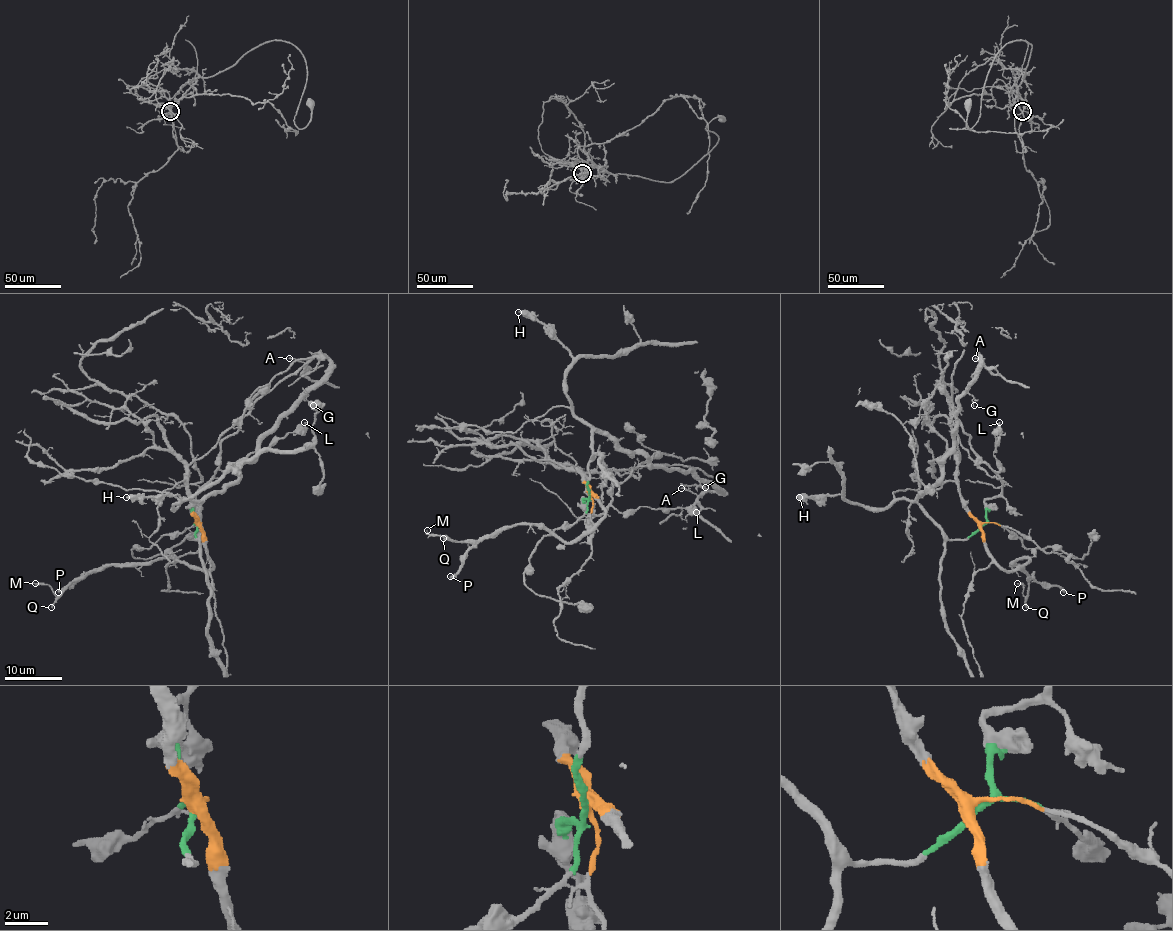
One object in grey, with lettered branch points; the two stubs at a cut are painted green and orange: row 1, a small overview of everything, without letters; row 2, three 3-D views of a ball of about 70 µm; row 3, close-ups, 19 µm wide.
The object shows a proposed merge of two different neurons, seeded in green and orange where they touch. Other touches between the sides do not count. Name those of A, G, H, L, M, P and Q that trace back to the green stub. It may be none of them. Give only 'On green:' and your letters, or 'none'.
On green: A, G, H, L

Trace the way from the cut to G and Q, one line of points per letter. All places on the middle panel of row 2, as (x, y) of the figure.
G: (590, 496), (594, 431), (608, 434), (630, 452), (644, 454), (651, 465), (687, 470), (705, 487)
Q: (590, 496), (598, 501), (604, 511), (601, 519), (569, 542), (533, 524), (500, 527), (476, 540), (443, 539)

